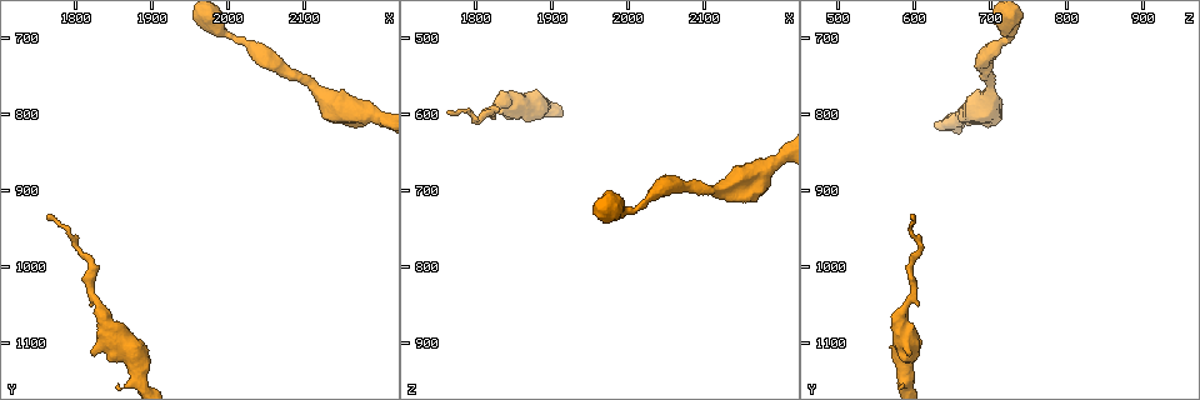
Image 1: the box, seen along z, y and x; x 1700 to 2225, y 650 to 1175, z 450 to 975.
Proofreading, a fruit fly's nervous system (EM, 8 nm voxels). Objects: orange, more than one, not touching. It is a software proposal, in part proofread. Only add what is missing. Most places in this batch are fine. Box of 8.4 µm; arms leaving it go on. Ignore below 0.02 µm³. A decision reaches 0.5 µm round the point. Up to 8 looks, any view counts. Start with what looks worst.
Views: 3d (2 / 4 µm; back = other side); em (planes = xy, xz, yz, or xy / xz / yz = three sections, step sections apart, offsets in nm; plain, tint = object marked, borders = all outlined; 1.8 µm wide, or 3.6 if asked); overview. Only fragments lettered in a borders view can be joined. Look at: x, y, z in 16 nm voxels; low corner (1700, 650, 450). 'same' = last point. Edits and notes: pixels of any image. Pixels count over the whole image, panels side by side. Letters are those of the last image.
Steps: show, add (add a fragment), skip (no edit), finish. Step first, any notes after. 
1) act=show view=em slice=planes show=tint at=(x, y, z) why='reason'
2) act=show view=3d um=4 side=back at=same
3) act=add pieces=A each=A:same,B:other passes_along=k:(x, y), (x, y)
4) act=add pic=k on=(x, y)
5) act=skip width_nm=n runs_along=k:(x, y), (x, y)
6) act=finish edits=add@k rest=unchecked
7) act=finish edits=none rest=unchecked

act=show view=em slice=xz step=16 show=tint at=(1760, 940, 600) why='free end'

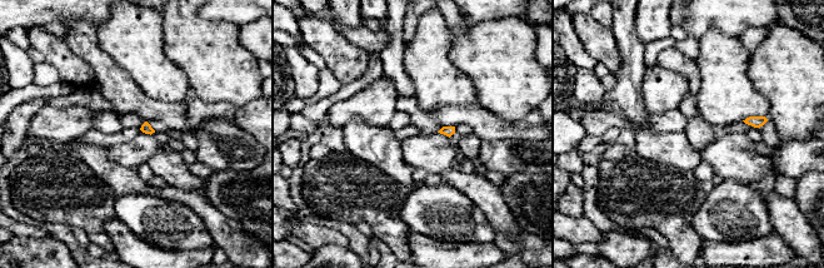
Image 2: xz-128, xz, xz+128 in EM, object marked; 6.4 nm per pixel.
act=show view=em slice=planes show=borders at=same

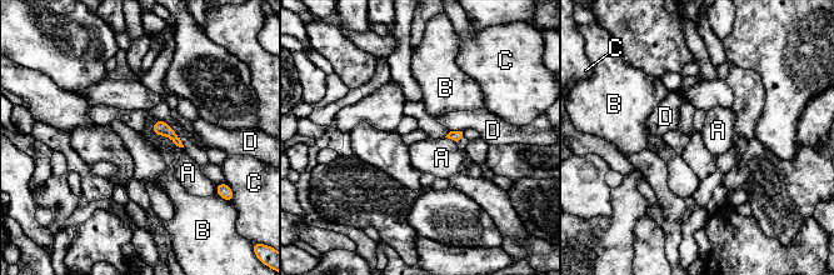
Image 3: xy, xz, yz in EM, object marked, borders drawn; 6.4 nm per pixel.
act=skip longest_contact=A:260nm each=A:other,B:other,C:other,D:other found='no lettered fragment goes on from it'

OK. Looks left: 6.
act=show view=em um=3.6 slice=yz step=16 show=tint at=(2020, 705, 720) why='thick turns thin'

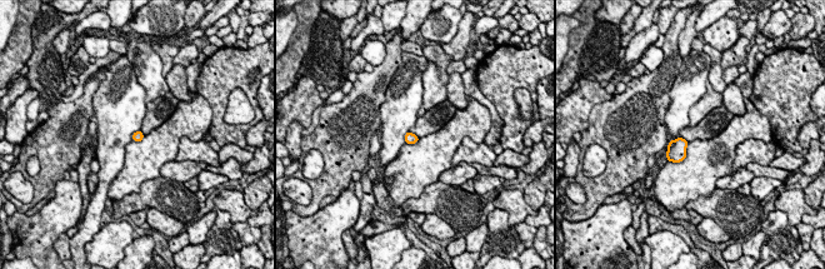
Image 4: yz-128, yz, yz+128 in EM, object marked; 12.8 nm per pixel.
act=show view=em um=3.6 slice=planes show=borders at=same why='another direction'

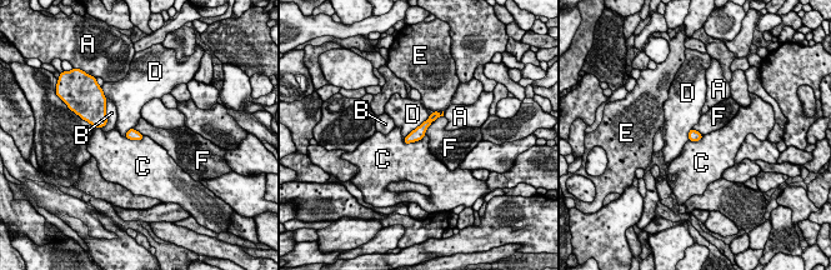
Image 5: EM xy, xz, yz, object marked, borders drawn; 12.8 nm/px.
act=skip each=A:other,B:other,C:other,D:other,E:other,F:other border=5:(442, 115), (437, 116), (424, 134) found='none of them fits'

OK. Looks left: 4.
act=show view=3d um=4 at=(2130, 785, 700) why='sudden change in width'

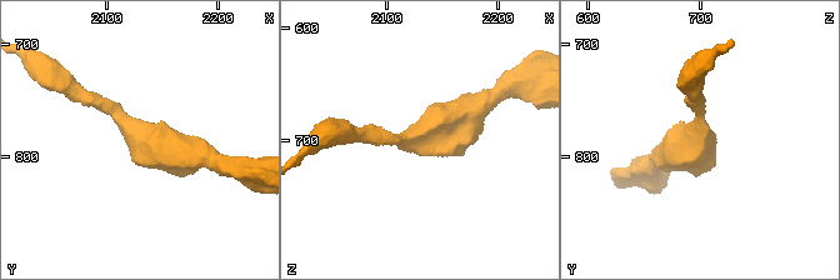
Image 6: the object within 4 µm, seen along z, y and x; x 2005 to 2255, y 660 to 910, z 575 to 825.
act=show view=em slice=planes show=plain at=(2130, 784, 696) arm_widths_nm=220,480

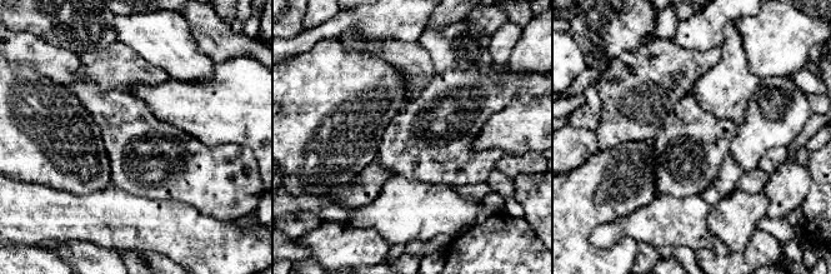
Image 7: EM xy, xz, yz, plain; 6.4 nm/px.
act=show view=em slice=planes show=borders at=same why='what lies round it'

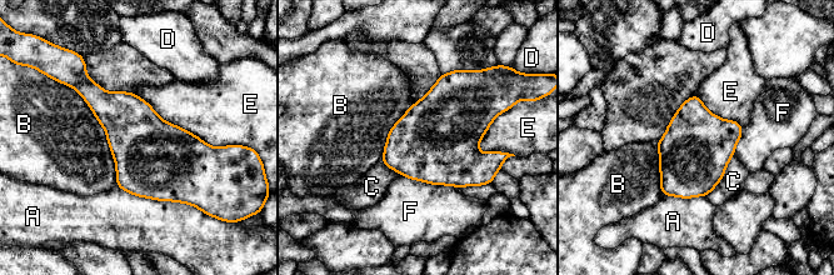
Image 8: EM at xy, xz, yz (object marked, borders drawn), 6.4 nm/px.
act=skip longest_contact=B:700nm each=A:other,B:other,C:other,D:other,E:other,F:other border=8:(69, 85), (104, 129), (116, 185) found='none of them fits'

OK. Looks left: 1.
act=finish edits=none rest=unchecked

